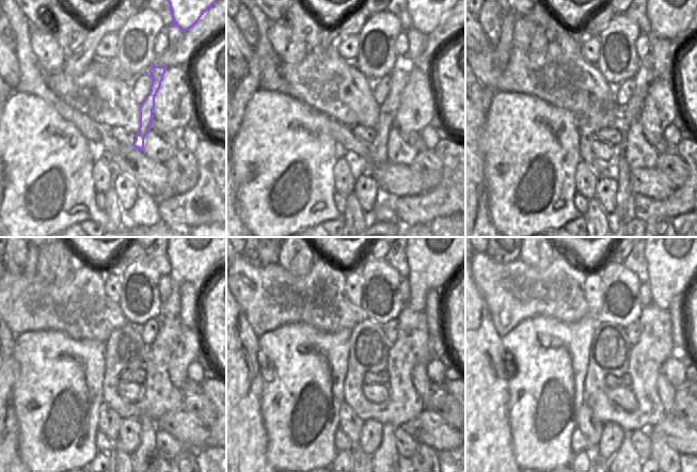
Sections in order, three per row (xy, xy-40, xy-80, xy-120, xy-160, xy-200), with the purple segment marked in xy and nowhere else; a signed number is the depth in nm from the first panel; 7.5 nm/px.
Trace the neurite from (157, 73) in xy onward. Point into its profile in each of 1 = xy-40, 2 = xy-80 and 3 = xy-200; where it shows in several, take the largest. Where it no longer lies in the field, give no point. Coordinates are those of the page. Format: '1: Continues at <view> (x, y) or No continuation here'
1: Continues at xy-40 (377, 154)
2: Continues at xy-80 (618, 170)
3: Continues at xy-200 (674, 258)

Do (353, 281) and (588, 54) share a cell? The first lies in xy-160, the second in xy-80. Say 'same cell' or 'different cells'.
same cell

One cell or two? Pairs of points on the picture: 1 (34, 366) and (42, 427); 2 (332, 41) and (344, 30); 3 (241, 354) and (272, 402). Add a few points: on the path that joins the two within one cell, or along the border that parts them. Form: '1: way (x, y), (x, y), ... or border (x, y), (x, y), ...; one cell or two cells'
1: way (42, 381), (42, 412); one cell
2: way (335, 37), (341, 32); one cell
3: border (256, 360), (263, 381), (262, 410); two cells

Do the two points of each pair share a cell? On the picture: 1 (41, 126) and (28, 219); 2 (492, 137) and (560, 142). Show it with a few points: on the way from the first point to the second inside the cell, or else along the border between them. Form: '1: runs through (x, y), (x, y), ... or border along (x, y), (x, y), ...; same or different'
1: runs through (35, 150), (35, 174), (25, 185), (22, 195); same
2: runs through (509, 137), (522, 137), (527, 142), (543, 142); same

